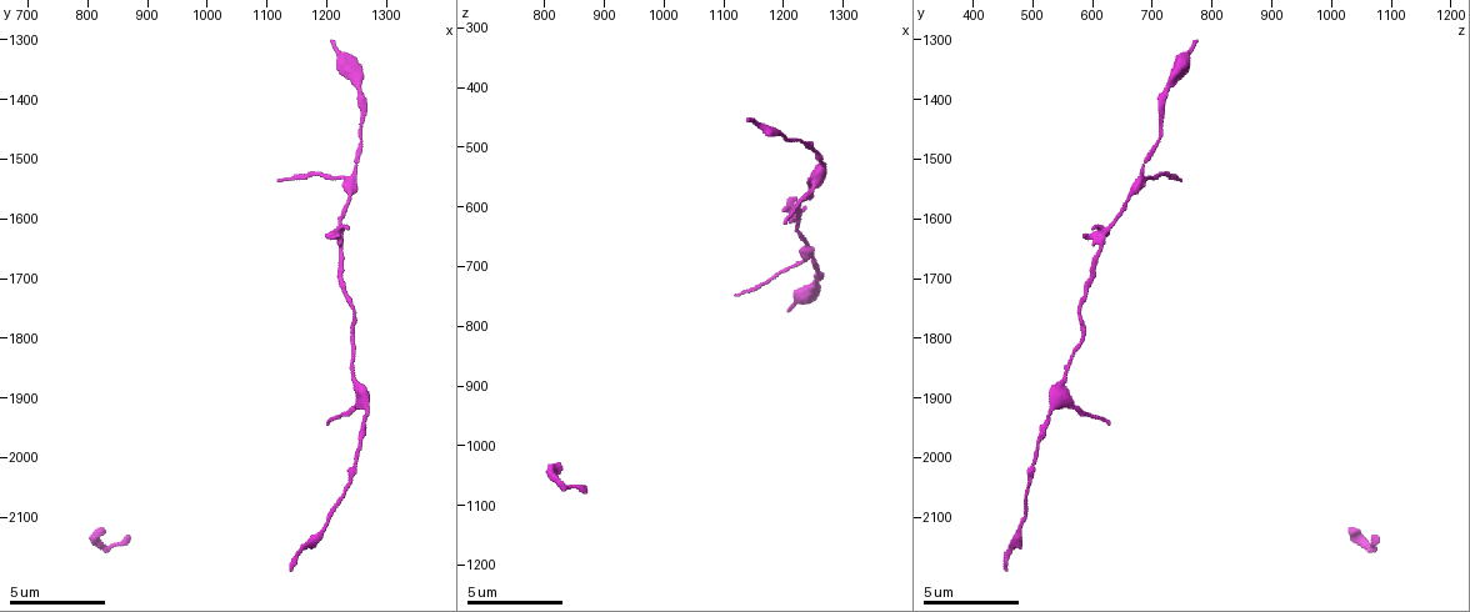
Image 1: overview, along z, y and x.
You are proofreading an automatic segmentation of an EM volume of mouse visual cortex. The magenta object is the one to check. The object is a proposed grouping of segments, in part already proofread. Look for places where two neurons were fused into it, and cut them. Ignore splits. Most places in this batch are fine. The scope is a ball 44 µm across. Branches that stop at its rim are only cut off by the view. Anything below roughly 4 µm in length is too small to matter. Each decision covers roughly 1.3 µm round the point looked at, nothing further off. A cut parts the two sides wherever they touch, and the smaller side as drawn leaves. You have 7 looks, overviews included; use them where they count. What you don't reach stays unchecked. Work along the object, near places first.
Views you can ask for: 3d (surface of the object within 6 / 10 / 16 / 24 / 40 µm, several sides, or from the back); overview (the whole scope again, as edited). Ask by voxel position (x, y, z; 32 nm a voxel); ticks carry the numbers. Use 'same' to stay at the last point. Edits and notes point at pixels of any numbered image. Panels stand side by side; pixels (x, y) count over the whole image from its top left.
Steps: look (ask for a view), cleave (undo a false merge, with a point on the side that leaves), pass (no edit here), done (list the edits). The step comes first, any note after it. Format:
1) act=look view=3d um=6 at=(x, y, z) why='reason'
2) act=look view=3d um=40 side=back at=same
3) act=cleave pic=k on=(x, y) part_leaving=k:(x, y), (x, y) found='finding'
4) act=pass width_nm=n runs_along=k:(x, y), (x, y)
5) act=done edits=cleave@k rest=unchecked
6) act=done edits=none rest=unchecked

act=look view=3d um=10 at=(1260, 1425, 715) why='sudden change in width'

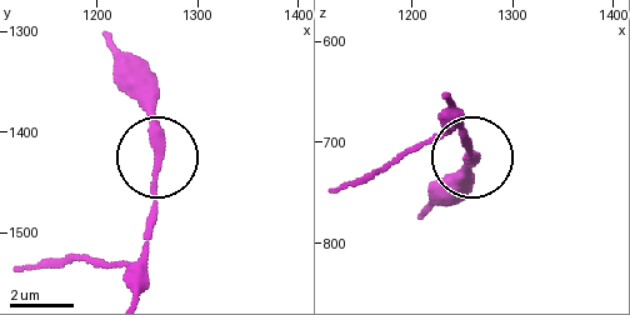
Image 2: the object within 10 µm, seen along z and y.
act=pass width_nm=280 runs_along=2:(136, 289), (161, 151), (153, 74) found='all the same neuron'

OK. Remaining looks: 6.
act=look view=3d um=6 at=(1225, 1595, 650) why='narrows sharply'

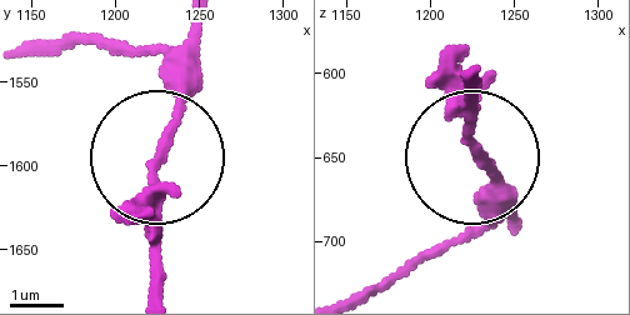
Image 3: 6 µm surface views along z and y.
act=pass found='continuous, no second neuron'

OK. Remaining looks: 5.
act=look view=3d um=16 at=(1265, 1910, 535)

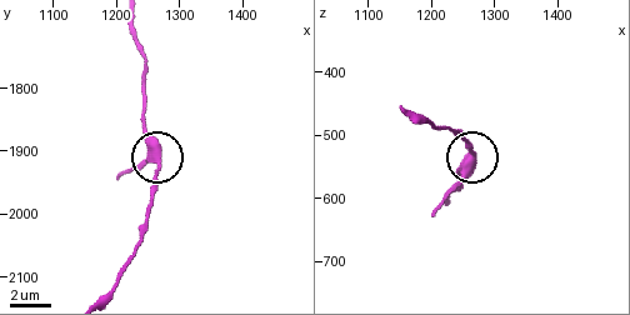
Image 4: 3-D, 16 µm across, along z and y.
act=look view=3d um=6 at=(1265, 1915, 535)

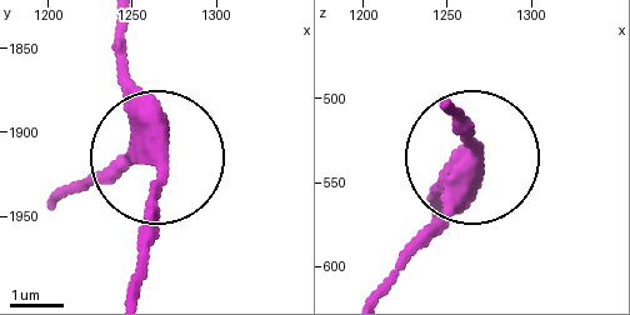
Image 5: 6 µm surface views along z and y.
act=pass width_nm=400 runs_along=5:(115, 159), (155, 173), (141, 289) found='one neuron here'

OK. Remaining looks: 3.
act=done edits=none rest=unchecked

